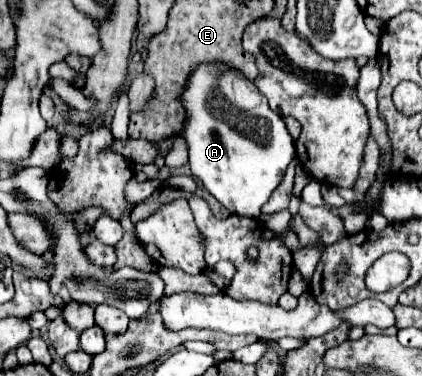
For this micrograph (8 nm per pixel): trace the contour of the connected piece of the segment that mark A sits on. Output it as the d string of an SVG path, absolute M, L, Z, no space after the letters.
M213 61L199 63L189 73L179 101L185 109L179 137L187 143L193 177L231 213L257 219L269 193L281 183L289 161L295 157L295 141L281 115L269 109L251 79L225 63Z

